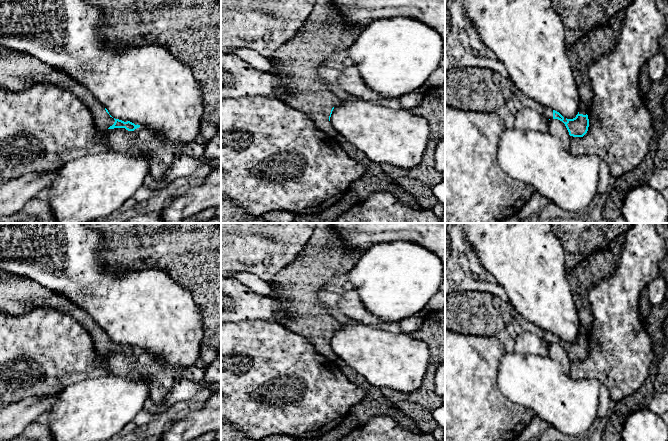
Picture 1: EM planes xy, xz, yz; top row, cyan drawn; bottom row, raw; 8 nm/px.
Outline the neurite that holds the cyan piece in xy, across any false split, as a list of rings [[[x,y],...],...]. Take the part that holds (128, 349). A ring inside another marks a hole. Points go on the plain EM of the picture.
[[[0,270],[0,311],[19,316],[39,306],[50,307],[75,318],[90,334],[100,355],[114,352],[134,355],[140,351],[130,345],[113,342],[93,318],[69,299],[27,277]]]

